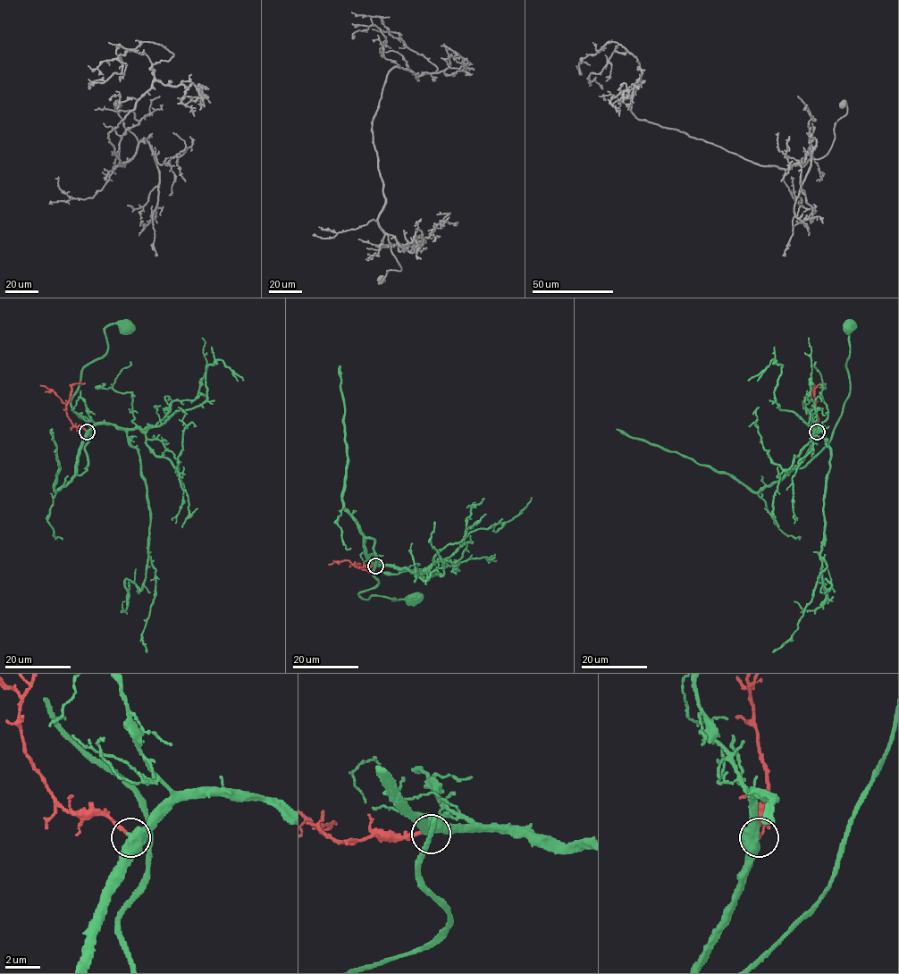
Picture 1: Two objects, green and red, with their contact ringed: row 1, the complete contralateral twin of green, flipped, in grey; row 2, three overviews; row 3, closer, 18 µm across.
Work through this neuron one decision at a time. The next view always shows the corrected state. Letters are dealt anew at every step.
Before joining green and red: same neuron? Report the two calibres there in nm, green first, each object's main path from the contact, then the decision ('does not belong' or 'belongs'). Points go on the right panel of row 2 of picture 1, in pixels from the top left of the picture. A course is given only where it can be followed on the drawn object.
600 nm thick on the green side, 190 nm on the other; green runs (816, 432), (808, 453), (789, 474), (829, 441), (850, 390), (849, 326); red runs (817, 432), (819, 417), (814, 390), (824, 382); does not belong

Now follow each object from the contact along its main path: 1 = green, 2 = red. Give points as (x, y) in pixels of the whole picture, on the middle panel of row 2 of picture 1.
1: (375, 566), (367, 557), (366, 538), (374, 540), (373, 575), (378, 583), (361, 591), (362, 598), (417, 599)
2: (375, 566), (357, 567), (354, 565), (359, 564), (363, 569), (373, 574)

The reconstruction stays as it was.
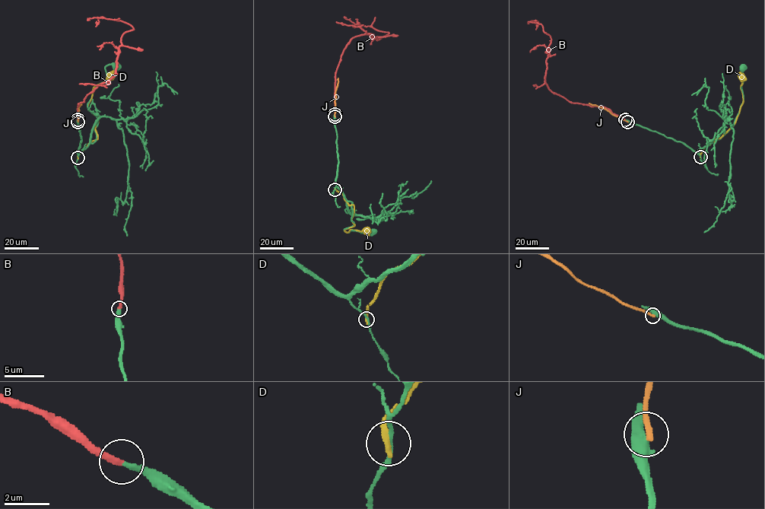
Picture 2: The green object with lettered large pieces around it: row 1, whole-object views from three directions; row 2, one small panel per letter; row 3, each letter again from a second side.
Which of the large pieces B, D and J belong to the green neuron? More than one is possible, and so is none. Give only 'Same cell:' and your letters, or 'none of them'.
Same cell: B

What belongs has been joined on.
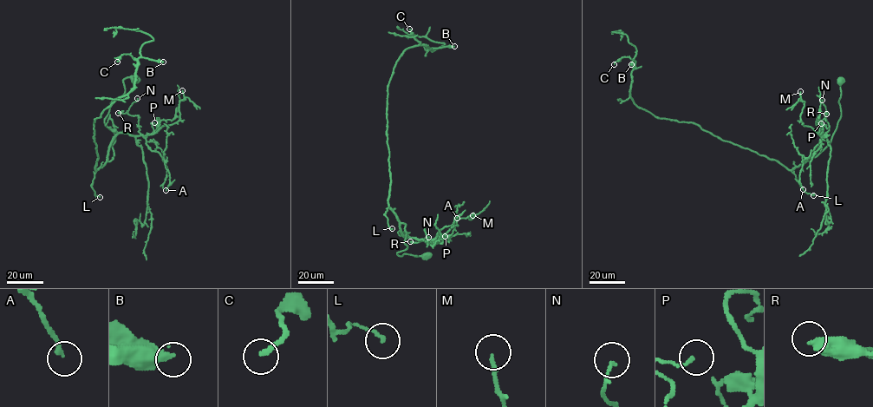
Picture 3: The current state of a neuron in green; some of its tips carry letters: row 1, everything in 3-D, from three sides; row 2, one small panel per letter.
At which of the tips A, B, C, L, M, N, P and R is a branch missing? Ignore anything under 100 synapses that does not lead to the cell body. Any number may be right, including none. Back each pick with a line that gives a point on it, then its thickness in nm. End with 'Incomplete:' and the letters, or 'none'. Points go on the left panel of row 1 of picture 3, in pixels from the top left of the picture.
B: at (163, 62); 460 nm thick
Incomplete: B

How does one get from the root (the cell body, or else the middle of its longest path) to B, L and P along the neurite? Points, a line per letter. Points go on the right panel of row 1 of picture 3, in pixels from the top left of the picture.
B: (840, 81), (841, 117), (830, 141), (790, 170), (697, 124), (639, 108), (630, 95), (631, 64)
L: (840, 81), (841, 117), (830, 141), (816, 156), (810, 157), (791, 170), (800, 187), (813, 195)
P: (840, 81), (837, 128), (830, 141), (808, 160), (822, 134), (826, 135), (818, 134), (821, 123)

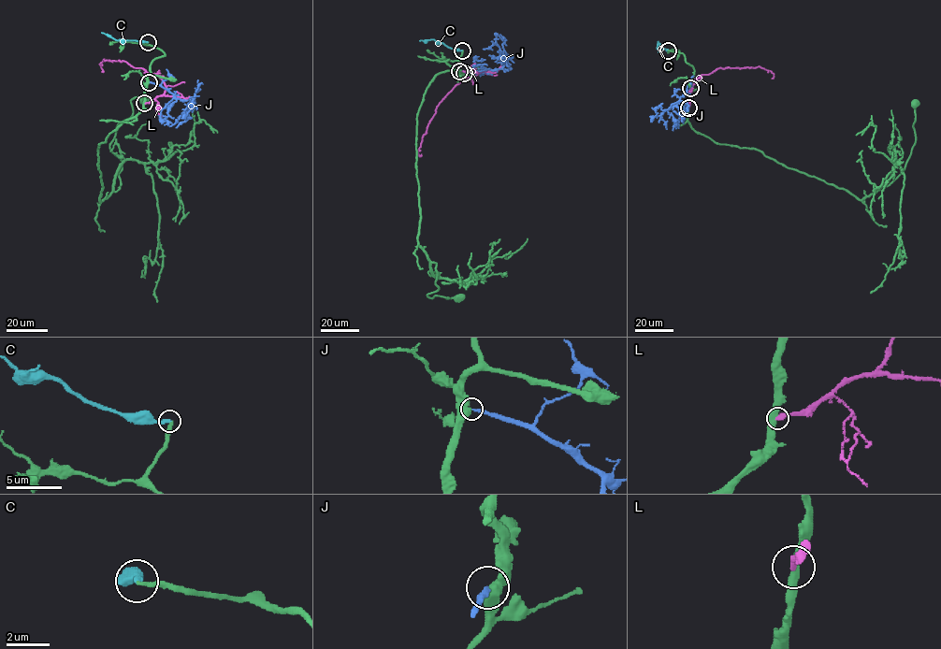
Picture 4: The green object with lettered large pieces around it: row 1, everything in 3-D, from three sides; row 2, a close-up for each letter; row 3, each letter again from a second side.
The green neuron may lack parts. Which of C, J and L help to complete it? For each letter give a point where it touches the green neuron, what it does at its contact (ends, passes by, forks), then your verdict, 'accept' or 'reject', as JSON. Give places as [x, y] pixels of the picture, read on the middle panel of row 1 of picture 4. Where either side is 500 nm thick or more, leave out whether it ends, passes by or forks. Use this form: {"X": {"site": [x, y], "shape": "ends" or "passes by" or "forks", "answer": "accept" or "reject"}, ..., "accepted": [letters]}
{"C": {"site": [462, 50], "shape": "ends", "answer": "reject"}, "J": {"site": [464, 73], "answer": "reject"}, "L": {"site": [459, 71], "shape": "ends", "answer": "reject"}, "accepted": []}

